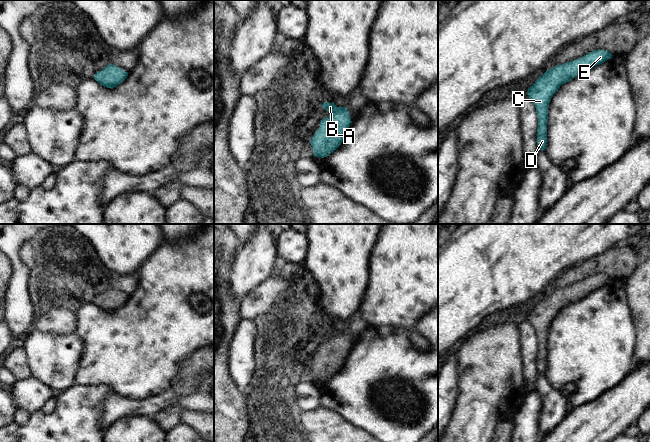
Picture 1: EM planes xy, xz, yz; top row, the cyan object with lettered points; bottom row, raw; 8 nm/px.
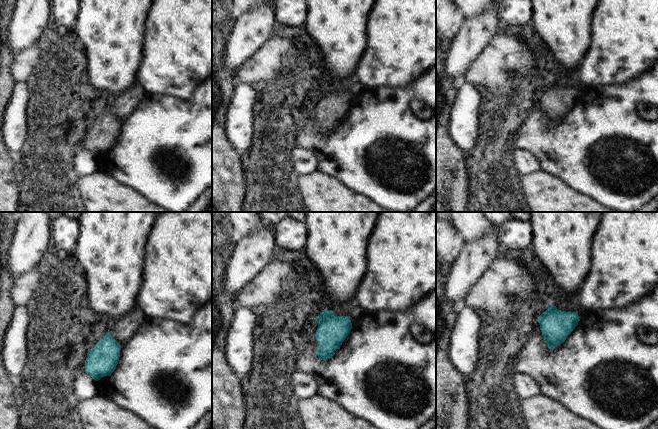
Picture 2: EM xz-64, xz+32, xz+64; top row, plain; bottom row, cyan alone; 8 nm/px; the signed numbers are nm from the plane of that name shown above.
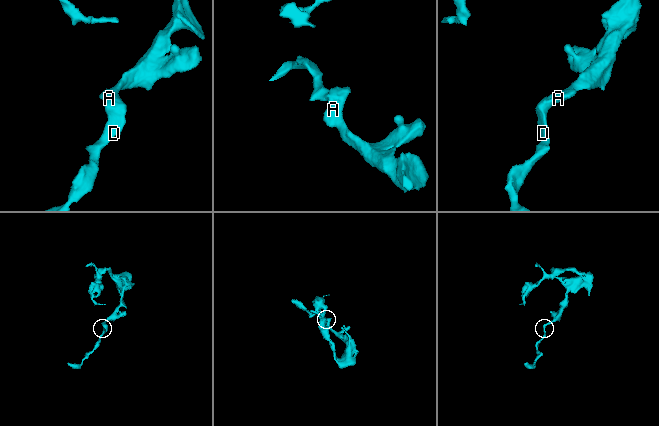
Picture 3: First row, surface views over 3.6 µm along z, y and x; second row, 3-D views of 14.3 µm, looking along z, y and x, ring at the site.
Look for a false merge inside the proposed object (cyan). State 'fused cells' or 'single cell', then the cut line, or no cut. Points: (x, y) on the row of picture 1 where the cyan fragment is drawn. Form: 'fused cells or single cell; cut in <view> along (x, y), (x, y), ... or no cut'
single cell; no cut

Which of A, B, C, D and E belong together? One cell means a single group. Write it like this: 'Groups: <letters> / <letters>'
Groups: A B C D E

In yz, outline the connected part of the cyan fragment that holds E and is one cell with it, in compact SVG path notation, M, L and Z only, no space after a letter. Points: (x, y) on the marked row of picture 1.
M595 50L581 58L562 65L556 65L540 76L528 89L527 95L535 105L538 116L537 146L540 150L546 149L548 107L551 98L561 85L571 81L575 76L584 75L589 69L600 65L613 55L607 50Z

